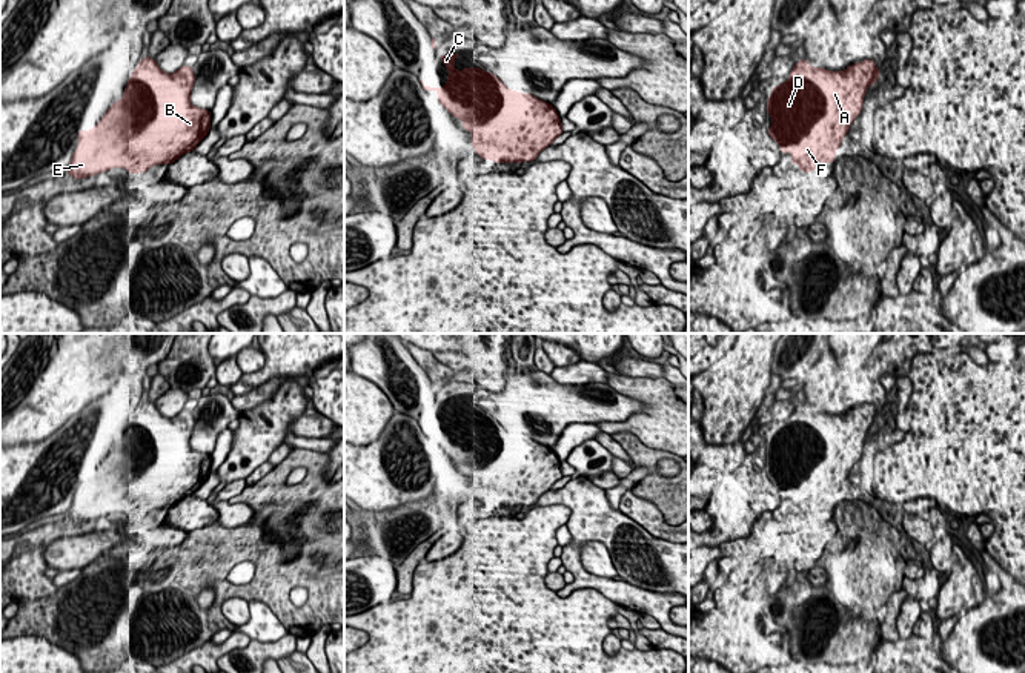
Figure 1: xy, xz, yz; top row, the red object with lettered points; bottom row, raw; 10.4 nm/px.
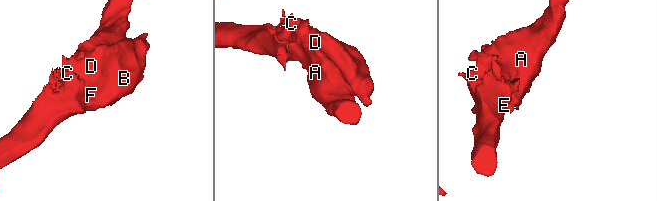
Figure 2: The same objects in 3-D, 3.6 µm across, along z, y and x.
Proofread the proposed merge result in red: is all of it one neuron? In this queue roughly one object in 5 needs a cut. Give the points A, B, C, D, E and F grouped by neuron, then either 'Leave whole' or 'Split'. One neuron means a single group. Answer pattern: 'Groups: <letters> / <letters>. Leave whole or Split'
Groups: A B C D E F. Leave whole

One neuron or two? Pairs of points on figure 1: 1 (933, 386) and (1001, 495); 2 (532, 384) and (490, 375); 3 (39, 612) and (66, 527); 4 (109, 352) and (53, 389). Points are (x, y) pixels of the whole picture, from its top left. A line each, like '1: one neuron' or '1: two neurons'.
1: one neuron
2: two neurons
3: two neurons
4: one neuron

